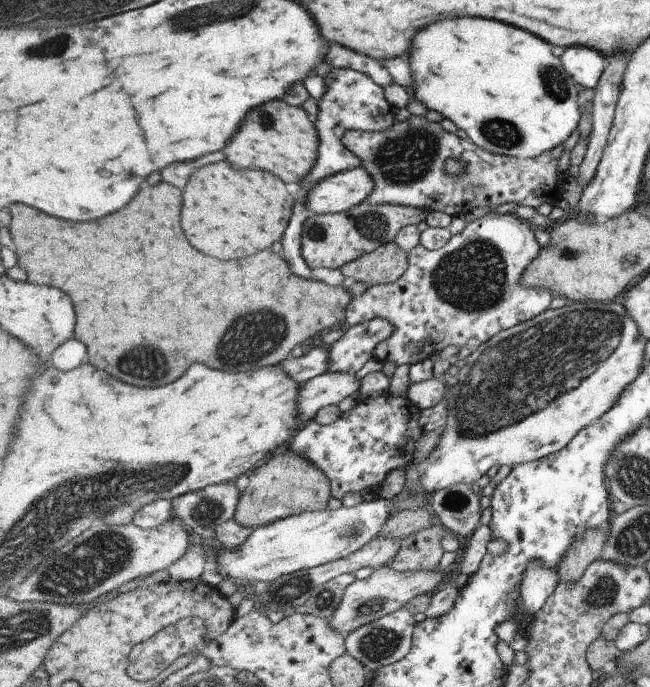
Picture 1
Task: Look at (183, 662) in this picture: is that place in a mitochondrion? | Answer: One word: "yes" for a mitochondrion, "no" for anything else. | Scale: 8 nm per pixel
yes

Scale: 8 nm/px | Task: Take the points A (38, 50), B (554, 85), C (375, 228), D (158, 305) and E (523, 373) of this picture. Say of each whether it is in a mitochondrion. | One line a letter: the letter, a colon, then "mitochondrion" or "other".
A: mitochondrion
B: mitochondrion
C: mitochondrion
D: other
E: mitochondrion

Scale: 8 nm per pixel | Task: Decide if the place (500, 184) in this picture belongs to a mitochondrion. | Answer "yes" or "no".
no

